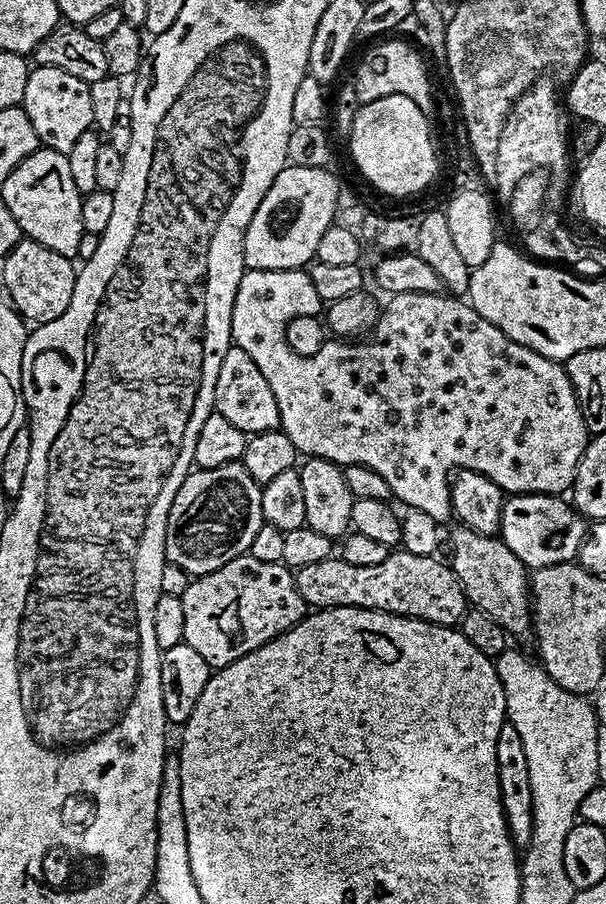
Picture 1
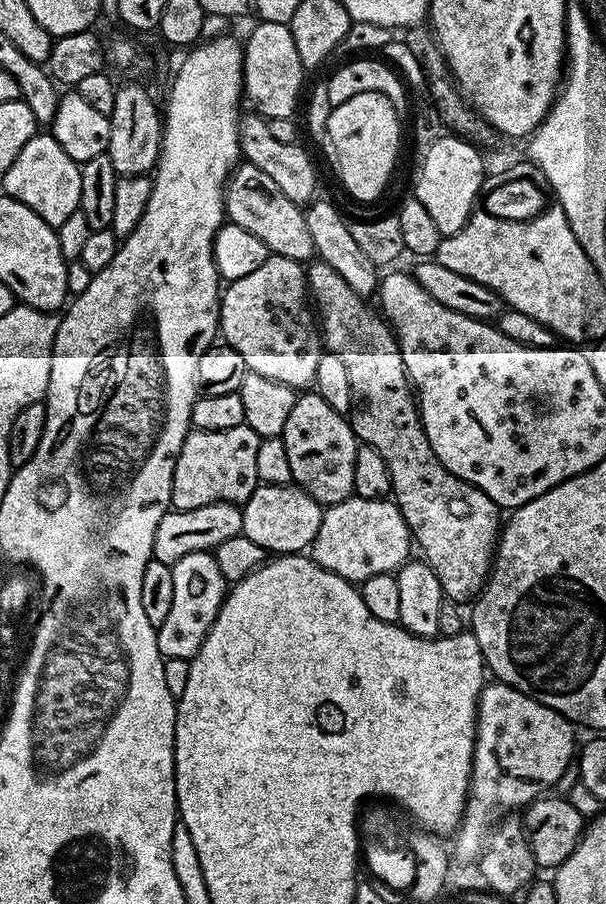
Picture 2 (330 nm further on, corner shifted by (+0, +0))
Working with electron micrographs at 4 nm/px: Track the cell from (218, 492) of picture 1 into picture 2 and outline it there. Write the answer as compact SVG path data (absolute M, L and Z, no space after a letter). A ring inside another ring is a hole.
M246 423L230 430L192 430L182 442L182 450L174 466L172 479L172 508L175 511L198 510L198 506L210 506L212 502L230 502L244 505L258 483L258 446L261 436Z

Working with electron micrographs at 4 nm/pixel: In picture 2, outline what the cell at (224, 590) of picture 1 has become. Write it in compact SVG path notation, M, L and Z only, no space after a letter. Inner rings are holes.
M212 552L186 554L170 567L174 578L174 602L170 605L170 614L166 614L166 622L162 622L162 626L156 629L156 645L161 656L167 659L191 661L218 618L230 582L222 570L218 570L218 562Z

